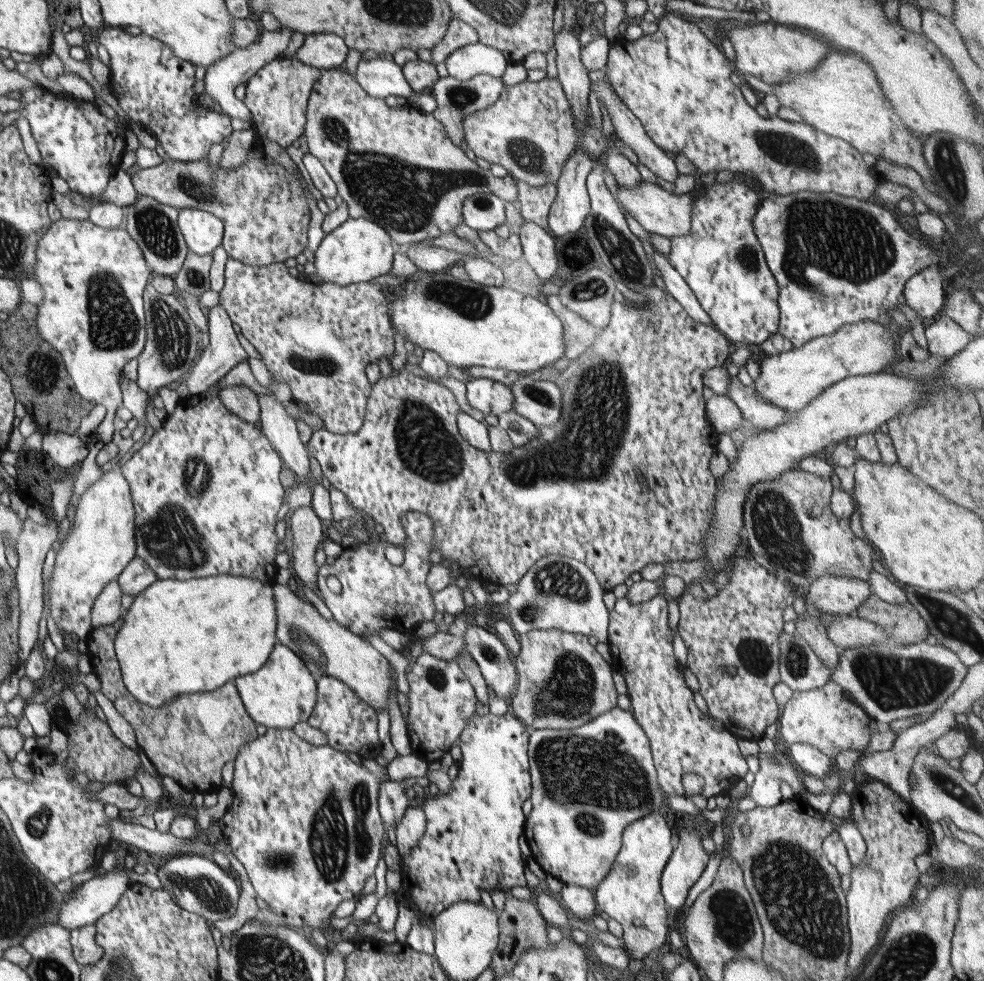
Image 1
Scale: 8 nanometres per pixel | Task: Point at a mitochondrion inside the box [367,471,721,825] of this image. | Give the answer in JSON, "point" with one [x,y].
{"point":[569,693]}

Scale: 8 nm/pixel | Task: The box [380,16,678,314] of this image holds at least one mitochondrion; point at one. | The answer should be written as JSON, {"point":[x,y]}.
{"point":[624,257]}

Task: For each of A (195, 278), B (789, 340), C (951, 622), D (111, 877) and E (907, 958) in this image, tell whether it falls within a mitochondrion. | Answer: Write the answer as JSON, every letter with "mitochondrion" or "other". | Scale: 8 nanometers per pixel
{"A":"mitochondrion","B":"other","C":"mitochondrion","D":"other","E":"mitochondrion"}

